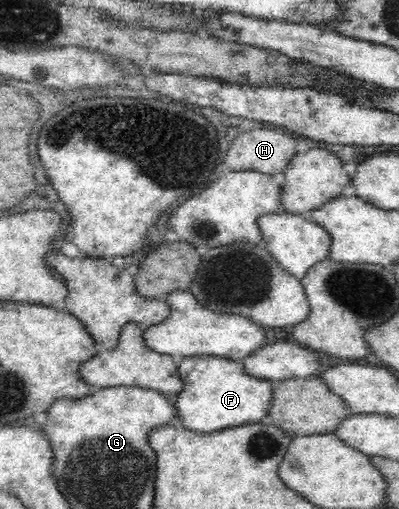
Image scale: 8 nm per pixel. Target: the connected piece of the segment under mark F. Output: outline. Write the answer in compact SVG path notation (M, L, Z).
M196 354L177 358L177 369L183 386L182 390L178 392L178 399L174 407L176 418L182 420L182 426L186 429L202 433L224 430L224 428L240 426L240 424L248 424L248 422L260 422L269 412L273 382L250 376L244 371L243 361Z

